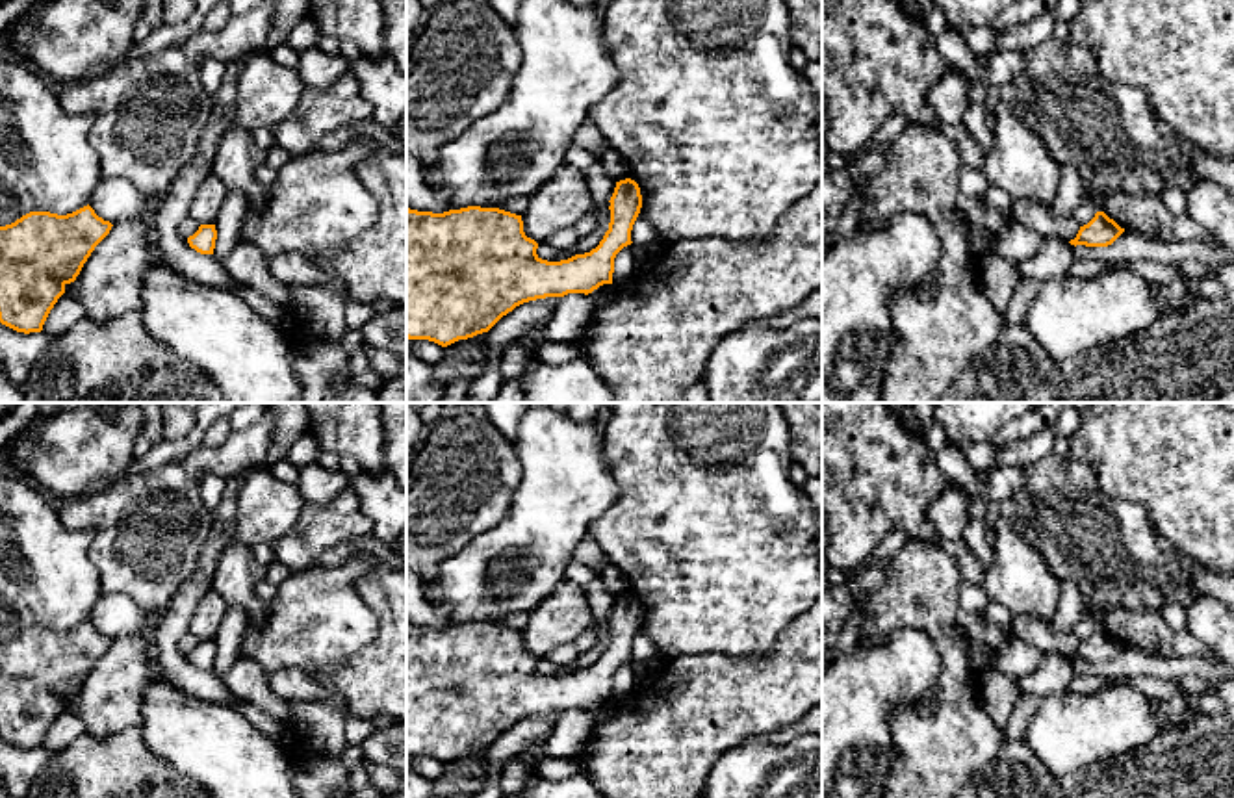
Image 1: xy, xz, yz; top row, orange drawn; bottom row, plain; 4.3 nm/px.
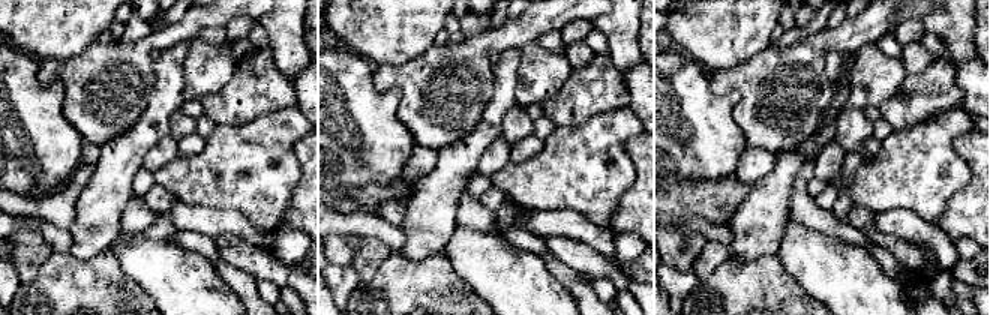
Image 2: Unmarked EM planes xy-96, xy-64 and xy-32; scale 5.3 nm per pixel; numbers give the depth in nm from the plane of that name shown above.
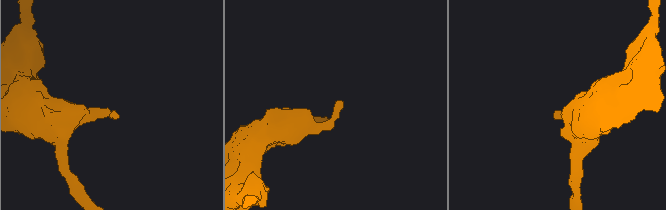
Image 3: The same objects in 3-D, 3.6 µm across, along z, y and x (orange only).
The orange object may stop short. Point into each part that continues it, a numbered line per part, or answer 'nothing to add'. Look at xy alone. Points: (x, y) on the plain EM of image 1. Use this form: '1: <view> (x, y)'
nothing to add

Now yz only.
nothing to add

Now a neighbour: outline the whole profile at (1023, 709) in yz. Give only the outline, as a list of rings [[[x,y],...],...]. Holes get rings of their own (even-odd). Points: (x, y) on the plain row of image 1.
[[[1030,694],[1019,696],[1006,726],[1002,727],[1006,740],[1024,739],[1026,727],[1032,720],[1032,714],[1039,707],[1039,701],[1041,701],[1039,698]]]

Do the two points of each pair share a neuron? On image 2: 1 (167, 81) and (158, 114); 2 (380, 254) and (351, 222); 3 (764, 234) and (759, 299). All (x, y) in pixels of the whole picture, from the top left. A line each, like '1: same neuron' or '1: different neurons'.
1: same neuron
2: different neurons
3: different neurons

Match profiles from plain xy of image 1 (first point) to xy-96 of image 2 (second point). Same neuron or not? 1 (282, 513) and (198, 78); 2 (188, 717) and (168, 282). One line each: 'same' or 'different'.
1: same
2: same

